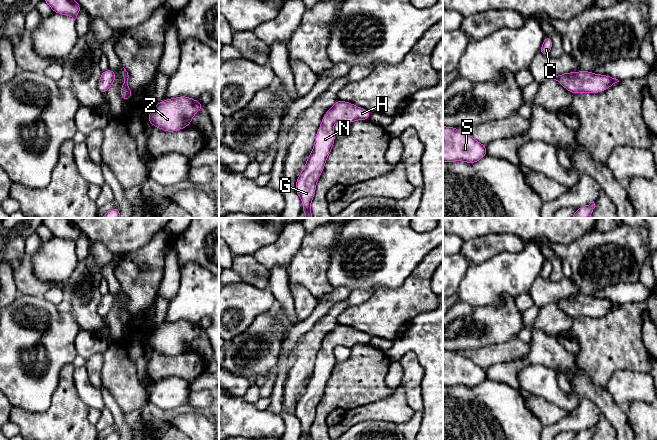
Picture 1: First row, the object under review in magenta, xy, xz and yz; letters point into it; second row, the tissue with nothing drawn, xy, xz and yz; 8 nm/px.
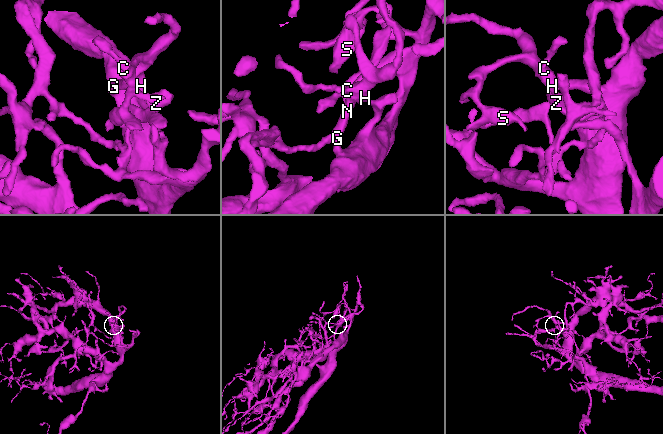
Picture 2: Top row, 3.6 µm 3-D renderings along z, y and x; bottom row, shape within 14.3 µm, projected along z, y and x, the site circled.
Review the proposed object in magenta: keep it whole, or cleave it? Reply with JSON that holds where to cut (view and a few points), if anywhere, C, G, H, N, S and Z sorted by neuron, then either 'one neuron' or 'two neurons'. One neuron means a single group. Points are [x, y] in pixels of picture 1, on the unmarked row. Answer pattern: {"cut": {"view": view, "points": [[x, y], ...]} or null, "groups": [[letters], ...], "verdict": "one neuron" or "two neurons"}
{"cut": null, "groups": [["C", "G", "H", "N", "S", "Z"]], "verdict": "one neuron"}

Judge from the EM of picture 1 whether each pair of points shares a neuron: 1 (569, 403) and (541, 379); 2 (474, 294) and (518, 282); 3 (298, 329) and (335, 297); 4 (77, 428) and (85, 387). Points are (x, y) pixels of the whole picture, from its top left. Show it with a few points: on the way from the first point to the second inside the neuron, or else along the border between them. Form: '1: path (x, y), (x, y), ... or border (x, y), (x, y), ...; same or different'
1: path (562, 400), (548, 386); same
2: path (485, 284), (489, 282), (507, 282); same
3: border (318, 302), (331, 301), (333, 303); different
4: border (73, 379), (79, 399), (88, 408); different

